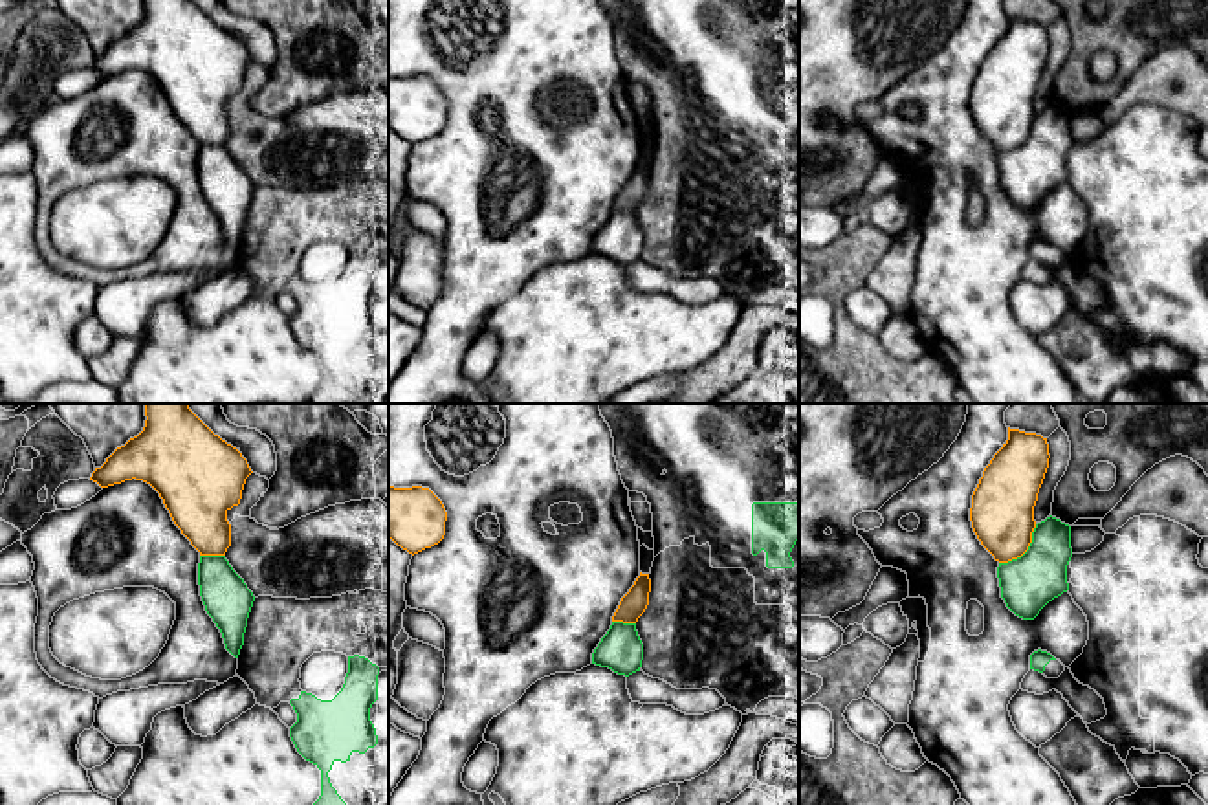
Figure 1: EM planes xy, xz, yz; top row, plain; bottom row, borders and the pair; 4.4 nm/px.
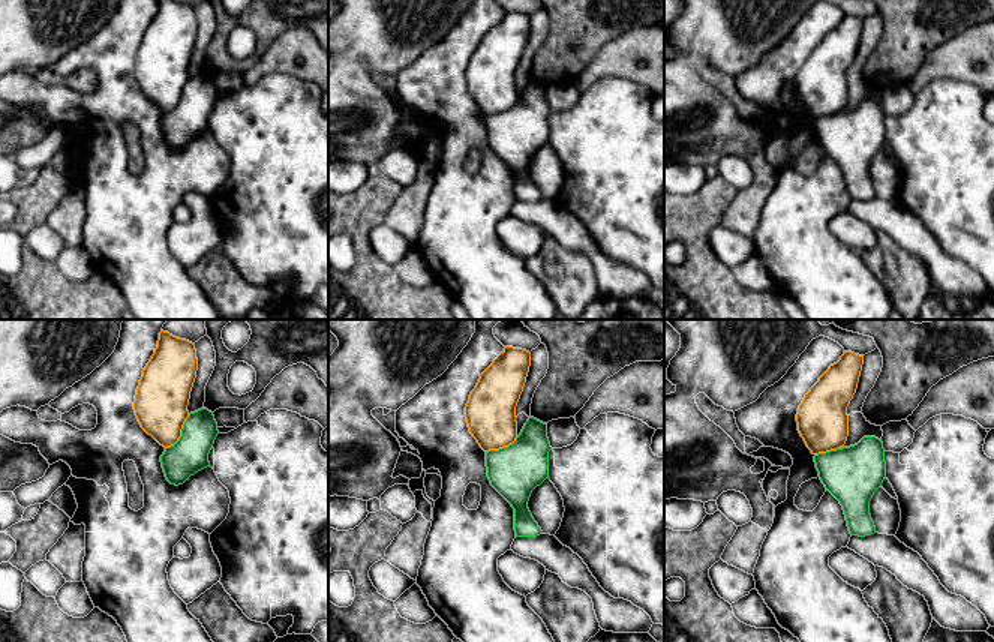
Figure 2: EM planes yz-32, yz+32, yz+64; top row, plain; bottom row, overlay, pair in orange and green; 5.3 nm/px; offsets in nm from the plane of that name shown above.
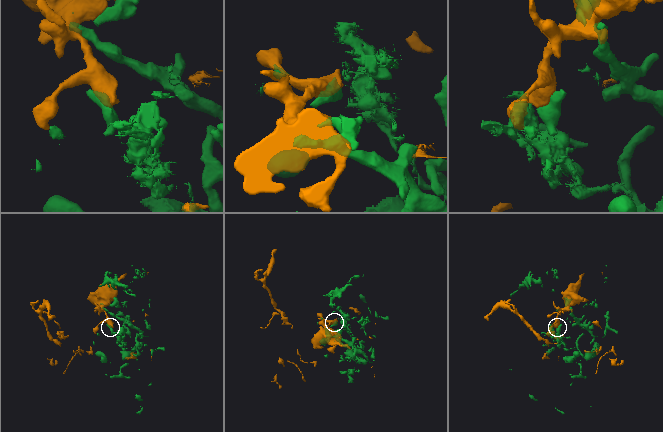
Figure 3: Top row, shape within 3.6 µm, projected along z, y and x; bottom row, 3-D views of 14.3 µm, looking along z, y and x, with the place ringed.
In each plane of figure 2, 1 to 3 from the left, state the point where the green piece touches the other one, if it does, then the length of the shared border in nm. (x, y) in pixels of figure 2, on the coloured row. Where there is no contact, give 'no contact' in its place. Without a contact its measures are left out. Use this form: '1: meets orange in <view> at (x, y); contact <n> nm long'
1: meets orange in yz-32 at (180, 434); contact 240 nm long
2: meets orange in yz+32 at (501, 447); contact 190 nm long
3: meets orange in yz+64 at (826, 450); contact 130 nm long

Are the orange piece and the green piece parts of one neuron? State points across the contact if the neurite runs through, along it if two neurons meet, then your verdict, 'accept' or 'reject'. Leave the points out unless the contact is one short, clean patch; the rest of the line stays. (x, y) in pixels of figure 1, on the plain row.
reject

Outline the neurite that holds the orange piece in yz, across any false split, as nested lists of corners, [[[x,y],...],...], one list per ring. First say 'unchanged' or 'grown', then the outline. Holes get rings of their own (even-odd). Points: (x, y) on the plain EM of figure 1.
unchanged; [[[1008,17],[1008,29],[979,68],[970,110],[981,134],[999,152],[1021,147],[1032,132],[1034,95],[1049,48],[1047,28]]]

